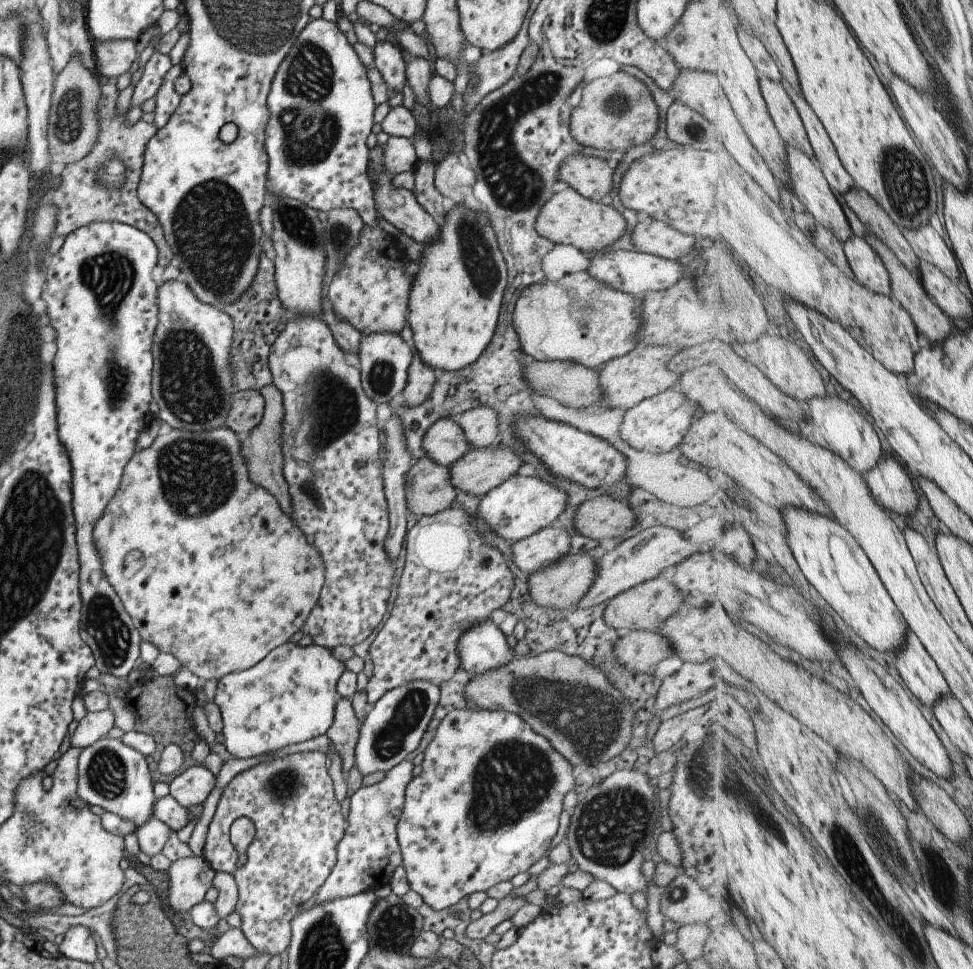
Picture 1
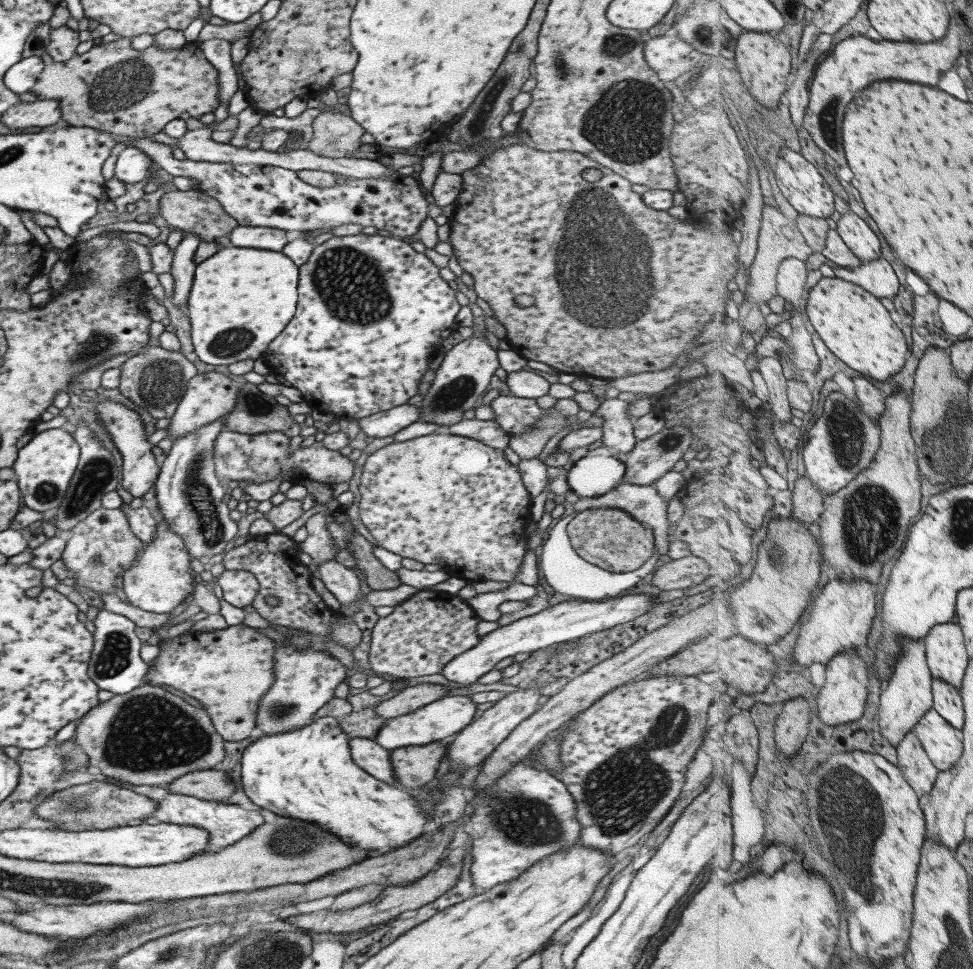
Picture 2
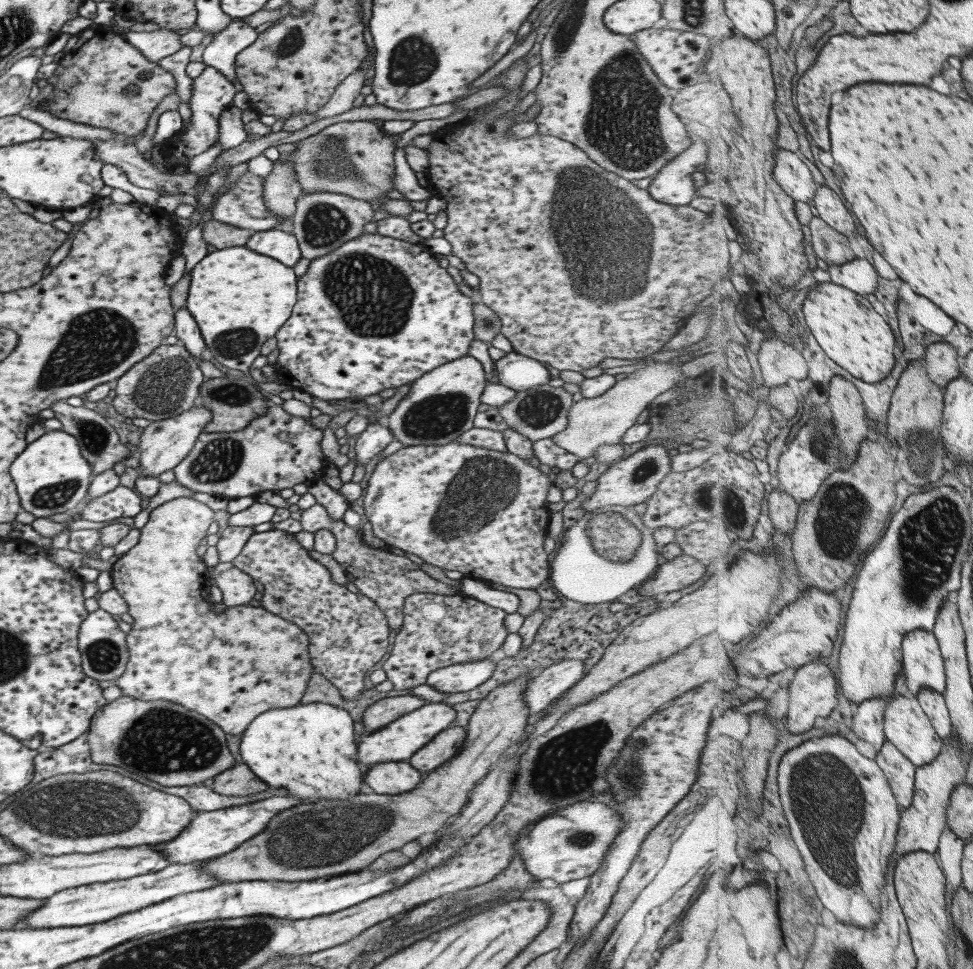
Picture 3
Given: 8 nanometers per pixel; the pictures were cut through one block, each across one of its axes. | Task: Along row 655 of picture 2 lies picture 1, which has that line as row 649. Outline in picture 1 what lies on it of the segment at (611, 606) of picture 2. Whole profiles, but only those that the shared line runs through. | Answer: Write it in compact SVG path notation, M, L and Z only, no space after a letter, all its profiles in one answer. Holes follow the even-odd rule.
M487 618L485 622L473 624L467 632L463 632L457 638L457 652L459 652L459 667L465 670L467 674L483 674L485 670L499 668L507 664L509 660L515 659L515 649L507 646L505 636L499 630L496 624Z

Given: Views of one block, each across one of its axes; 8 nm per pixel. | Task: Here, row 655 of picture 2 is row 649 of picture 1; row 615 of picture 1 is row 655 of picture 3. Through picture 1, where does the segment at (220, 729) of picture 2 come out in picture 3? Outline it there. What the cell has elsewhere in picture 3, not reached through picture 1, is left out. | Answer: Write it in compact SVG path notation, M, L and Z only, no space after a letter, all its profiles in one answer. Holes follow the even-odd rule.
M190 497L175 498L159 504L149 512L149 519L142 527L139 528L139 541L123 556L119 557L109 570L111 577L112 587L117 590L121 598L127 604L126 613L133 619L131 629L125 635L125 644L127 644L127 664L123 673L115 679L113 684L119 688L121 695L133 697L134 699L143 702L153 702L155 700L167 700L183 706L187 710L192 710L202 717L207 718L216 724L223 732L224 735L240 735L242 730L247 728L247 725L261 711L275 709L277 707L295 706L299 703L301 696L303 696L304 689L306 688L307 680L311 676L312 666L309 663L309 653L307 653L307 646L309 646L309 637L305 631L298 628L295 624L268 612L259 606L239 605L228 606L221 612L213 612L211 610L212 602L209 601L209 587L210 575L204 562L195 554L196 548L199 546L199 541L206 536L206 531L212 523L213 511L201 502L192 500Z

